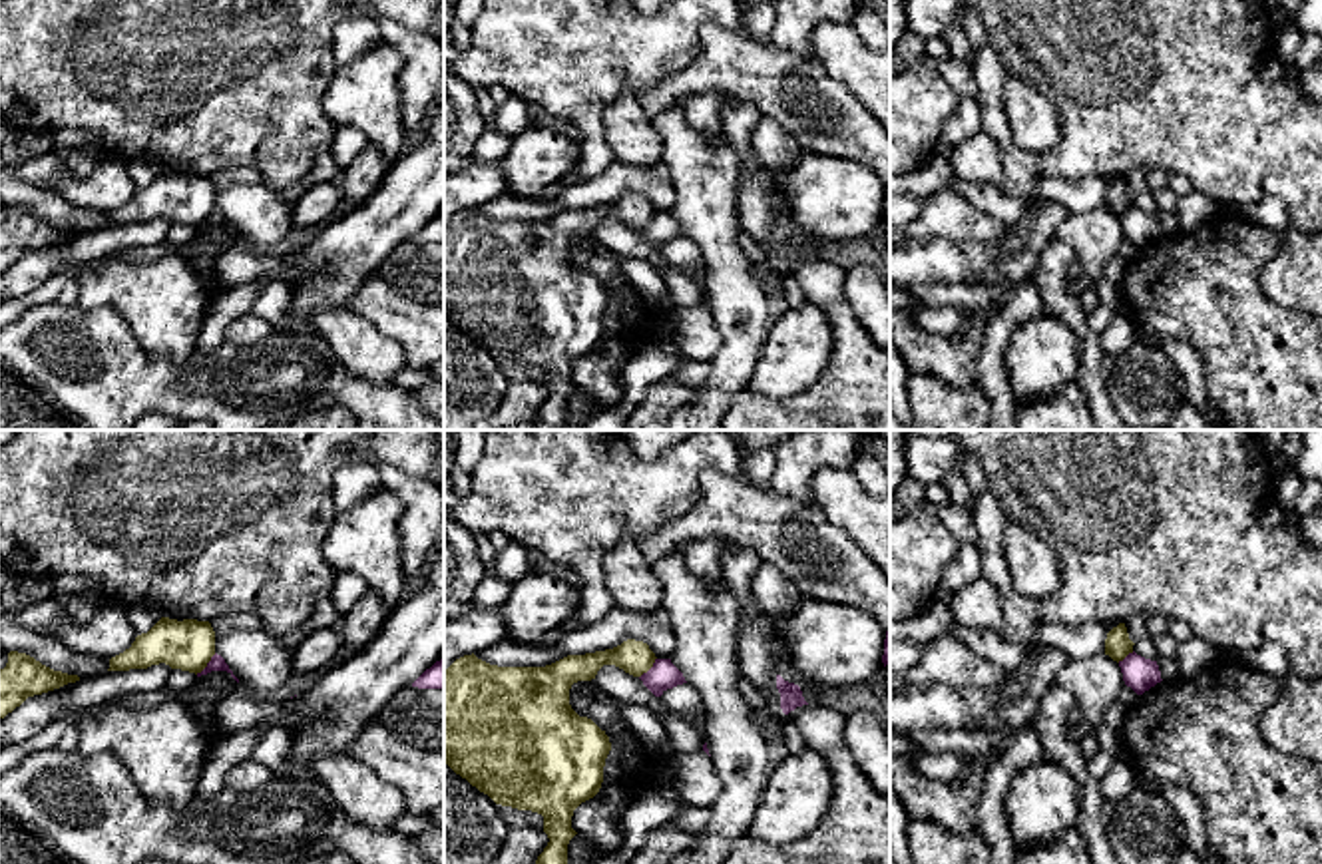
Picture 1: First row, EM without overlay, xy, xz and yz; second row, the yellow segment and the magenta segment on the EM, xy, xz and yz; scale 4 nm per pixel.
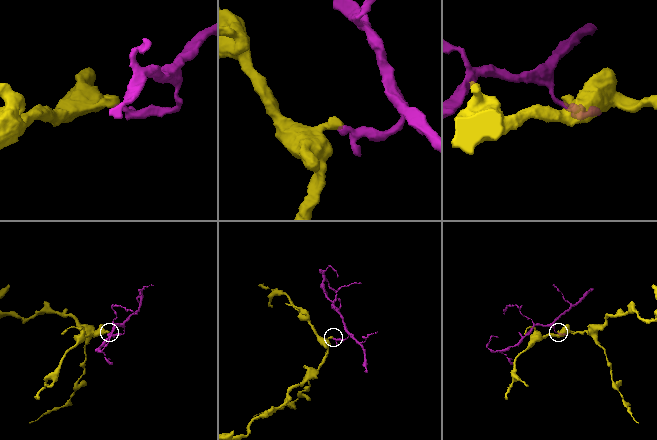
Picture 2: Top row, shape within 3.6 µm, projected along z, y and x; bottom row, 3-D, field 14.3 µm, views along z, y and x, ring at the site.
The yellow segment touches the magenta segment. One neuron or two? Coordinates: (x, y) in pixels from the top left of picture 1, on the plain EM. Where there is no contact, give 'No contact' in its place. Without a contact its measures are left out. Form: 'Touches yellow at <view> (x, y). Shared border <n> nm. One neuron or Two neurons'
Touches yellow at xy (206, 219). Shared border 120 nm. Two neurons

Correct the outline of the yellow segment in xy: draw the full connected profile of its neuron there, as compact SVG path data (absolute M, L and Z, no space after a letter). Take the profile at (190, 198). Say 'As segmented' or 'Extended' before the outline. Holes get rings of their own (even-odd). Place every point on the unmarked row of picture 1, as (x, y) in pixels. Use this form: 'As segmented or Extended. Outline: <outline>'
As segmented. Outline: M161 171L129 203L110 213L108 225L147 223L165 217L171 223L201 227L215 209L215 185L209 175Z

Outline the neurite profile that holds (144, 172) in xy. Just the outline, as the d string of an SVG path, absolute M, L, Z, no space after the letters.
M137 159L127 163L127 171L133 177L135 187L141 189L147 187L163 169L157 161Z

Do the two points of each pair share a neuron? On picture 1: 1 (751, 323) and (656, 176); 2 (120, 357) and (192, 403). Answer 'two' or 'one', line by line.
1: two
2: one

